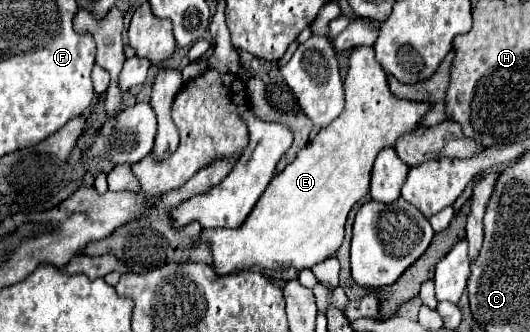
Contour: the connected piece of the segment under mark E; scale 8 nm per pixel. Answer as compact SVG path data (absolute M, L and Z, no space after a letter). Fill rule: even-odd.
M366 46L352 50L350 70L344 80L344 94L346 94L344 112L334 122L330 122L330 126L322 128L314 136L314 140L302 148L302 152L292 164L288 164L282 172L278 172L272 178L272 182L268 184L268 188L264 190L264 194L260 196L260 200L256 202L256 206L252 208L252 212L248 214L242 226L234 230L220 230L220 228L202 230L200 236L192 240L192 246L200 246L202 242L208 244L212 252L212 270L218 278L230 272L248 270L252 266L262 266L264 270L272 270L272 268L284 270L292 266L296 270L302 270L302 268L312 268L324 262L326 258L334 256L336 250L342 246L344 224L352 206L358 200L362 200L370 190L370 172L378 152L382 148L394 148L398 138L412 134L420 126L420 120L432 108L428 102L396 98L390 92L384 70L380 70L380 64L374 58L374 48L366 48Z

